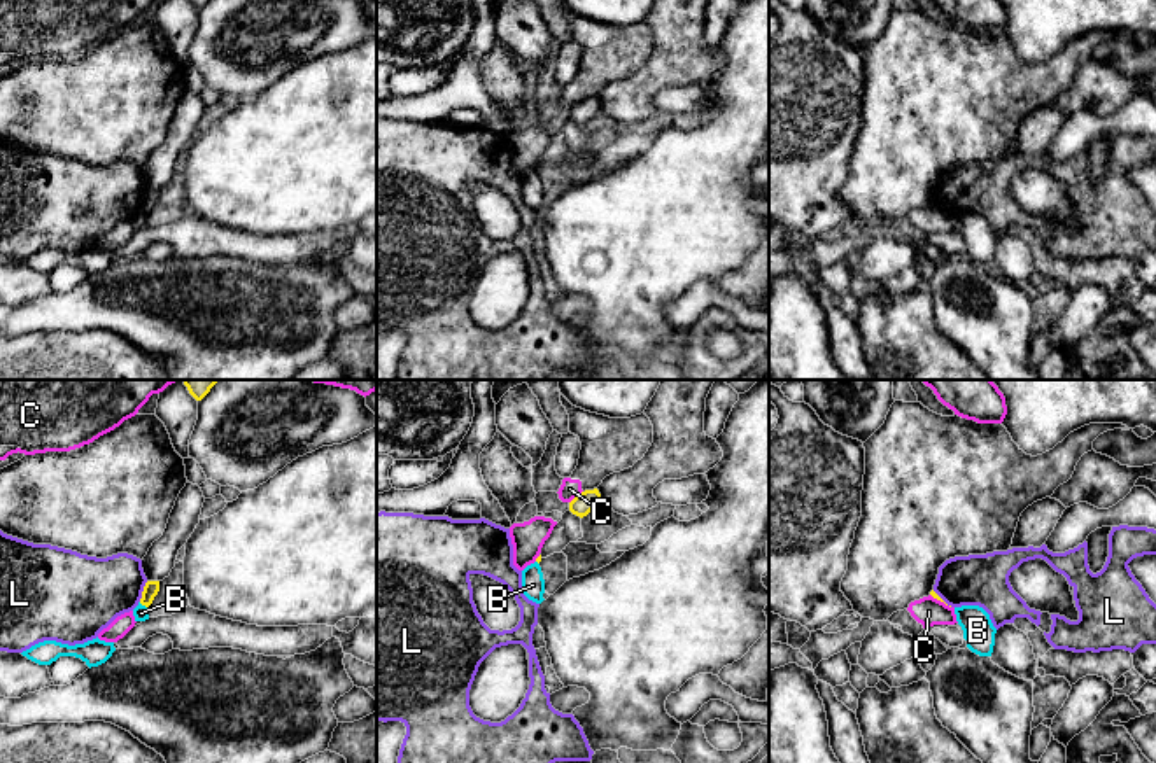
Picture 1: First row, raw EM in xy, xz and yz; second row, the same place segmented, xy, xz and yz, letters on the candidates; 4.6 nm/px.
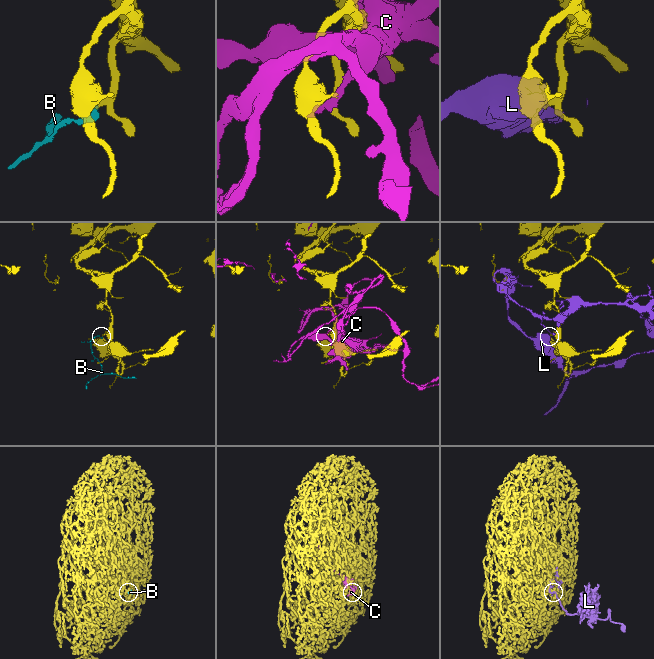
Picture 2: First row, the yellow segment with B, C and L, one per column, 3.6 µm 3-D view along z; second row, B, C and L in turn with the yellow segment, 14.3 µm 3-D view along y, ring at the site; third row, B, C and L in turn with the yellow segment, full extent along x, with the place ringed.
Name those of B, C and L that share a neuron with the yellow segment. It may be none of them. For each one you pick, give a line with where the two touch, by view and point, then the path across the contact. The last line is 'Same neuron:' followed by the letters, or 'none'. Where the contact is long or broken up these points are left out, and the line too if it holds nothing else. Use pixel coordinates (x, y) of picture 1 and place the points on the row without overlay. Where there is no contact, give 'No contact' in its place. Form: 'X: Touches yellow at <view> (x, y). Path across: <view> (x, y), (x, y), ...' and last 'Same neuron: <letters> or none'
Same neuron: none

